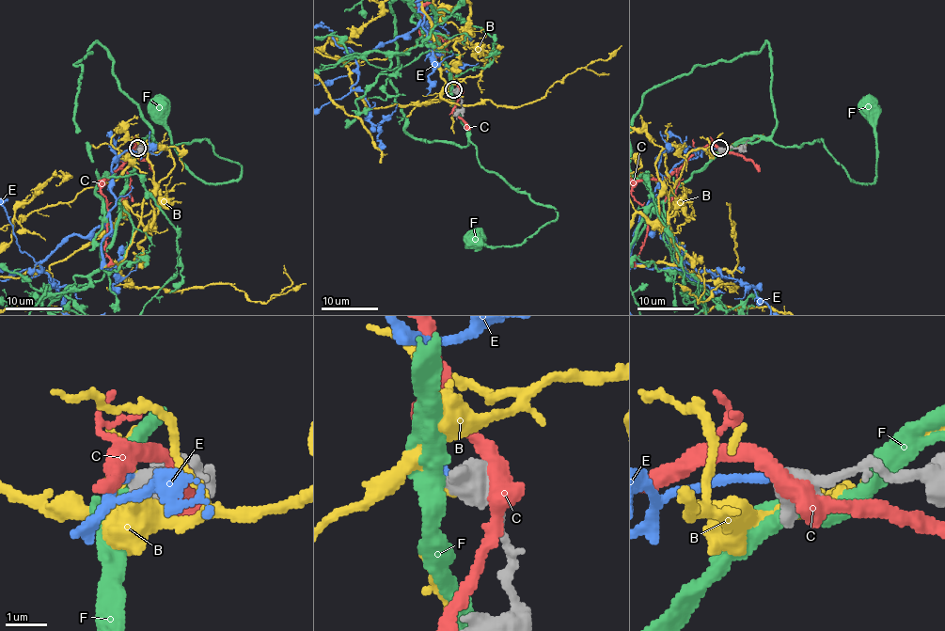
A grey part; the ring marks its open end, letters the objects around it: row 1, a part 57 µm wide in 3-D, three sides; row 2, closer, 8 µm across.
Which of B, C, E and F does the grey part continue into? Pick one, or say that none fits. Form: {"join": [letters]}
{"join": ["E"]}

